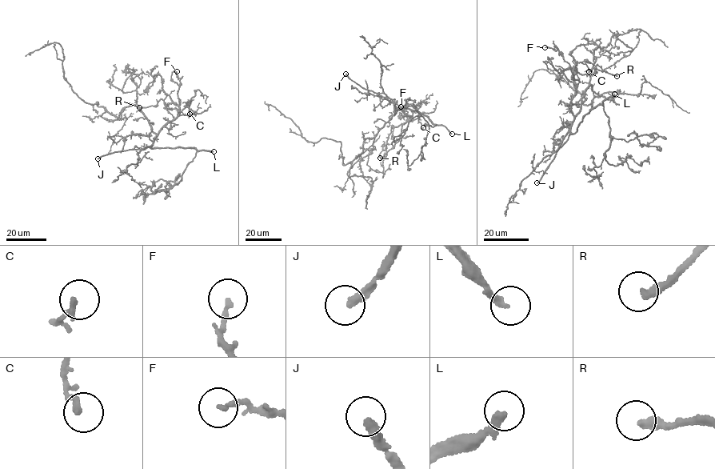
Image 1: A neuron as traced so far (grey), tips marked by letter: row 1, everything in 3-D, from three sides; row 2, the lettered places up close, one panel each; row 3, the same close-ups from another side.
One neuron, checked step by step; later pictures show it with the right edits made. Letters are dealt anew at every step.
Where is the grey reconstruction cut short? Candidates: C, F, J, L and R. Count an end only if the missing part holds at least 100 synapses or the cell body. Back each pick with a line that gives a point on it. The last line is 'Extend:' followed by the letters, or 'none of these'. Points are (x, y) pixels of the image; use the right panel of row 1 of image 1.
J: (537, 182)
L: (614, 94)
Extend: J, L

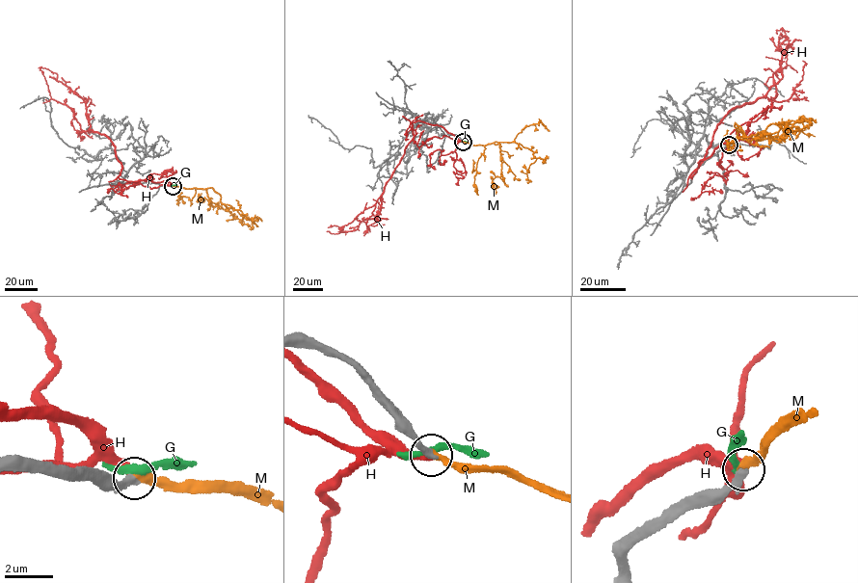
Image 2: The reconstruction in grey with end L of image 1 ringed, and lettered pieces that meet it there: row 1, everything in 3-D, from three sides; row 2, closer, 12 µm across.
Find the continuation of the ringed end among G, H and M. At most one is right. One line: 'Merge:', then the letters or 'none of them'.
Merge: M

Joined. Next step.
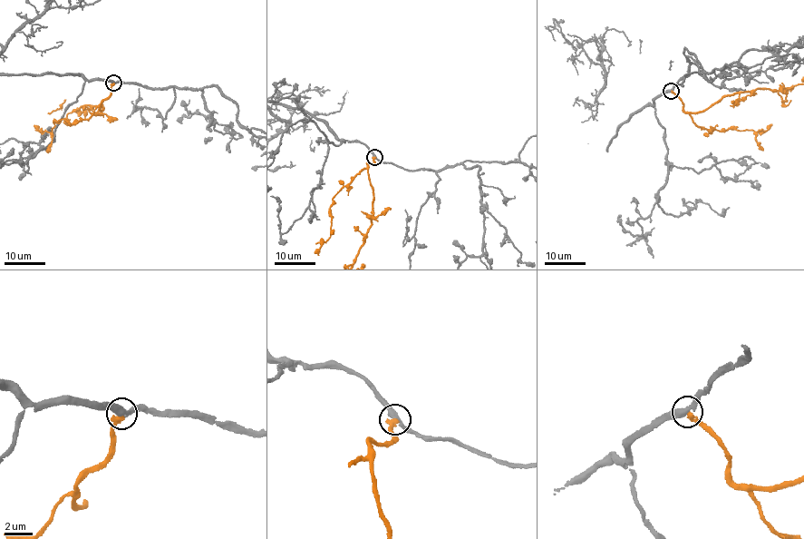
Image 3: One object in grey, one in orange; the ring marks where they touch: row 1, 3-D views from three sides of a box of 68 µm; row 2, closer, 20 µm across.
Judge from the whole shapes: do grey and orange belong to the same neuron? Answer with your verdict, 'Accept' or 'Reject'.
Accept

